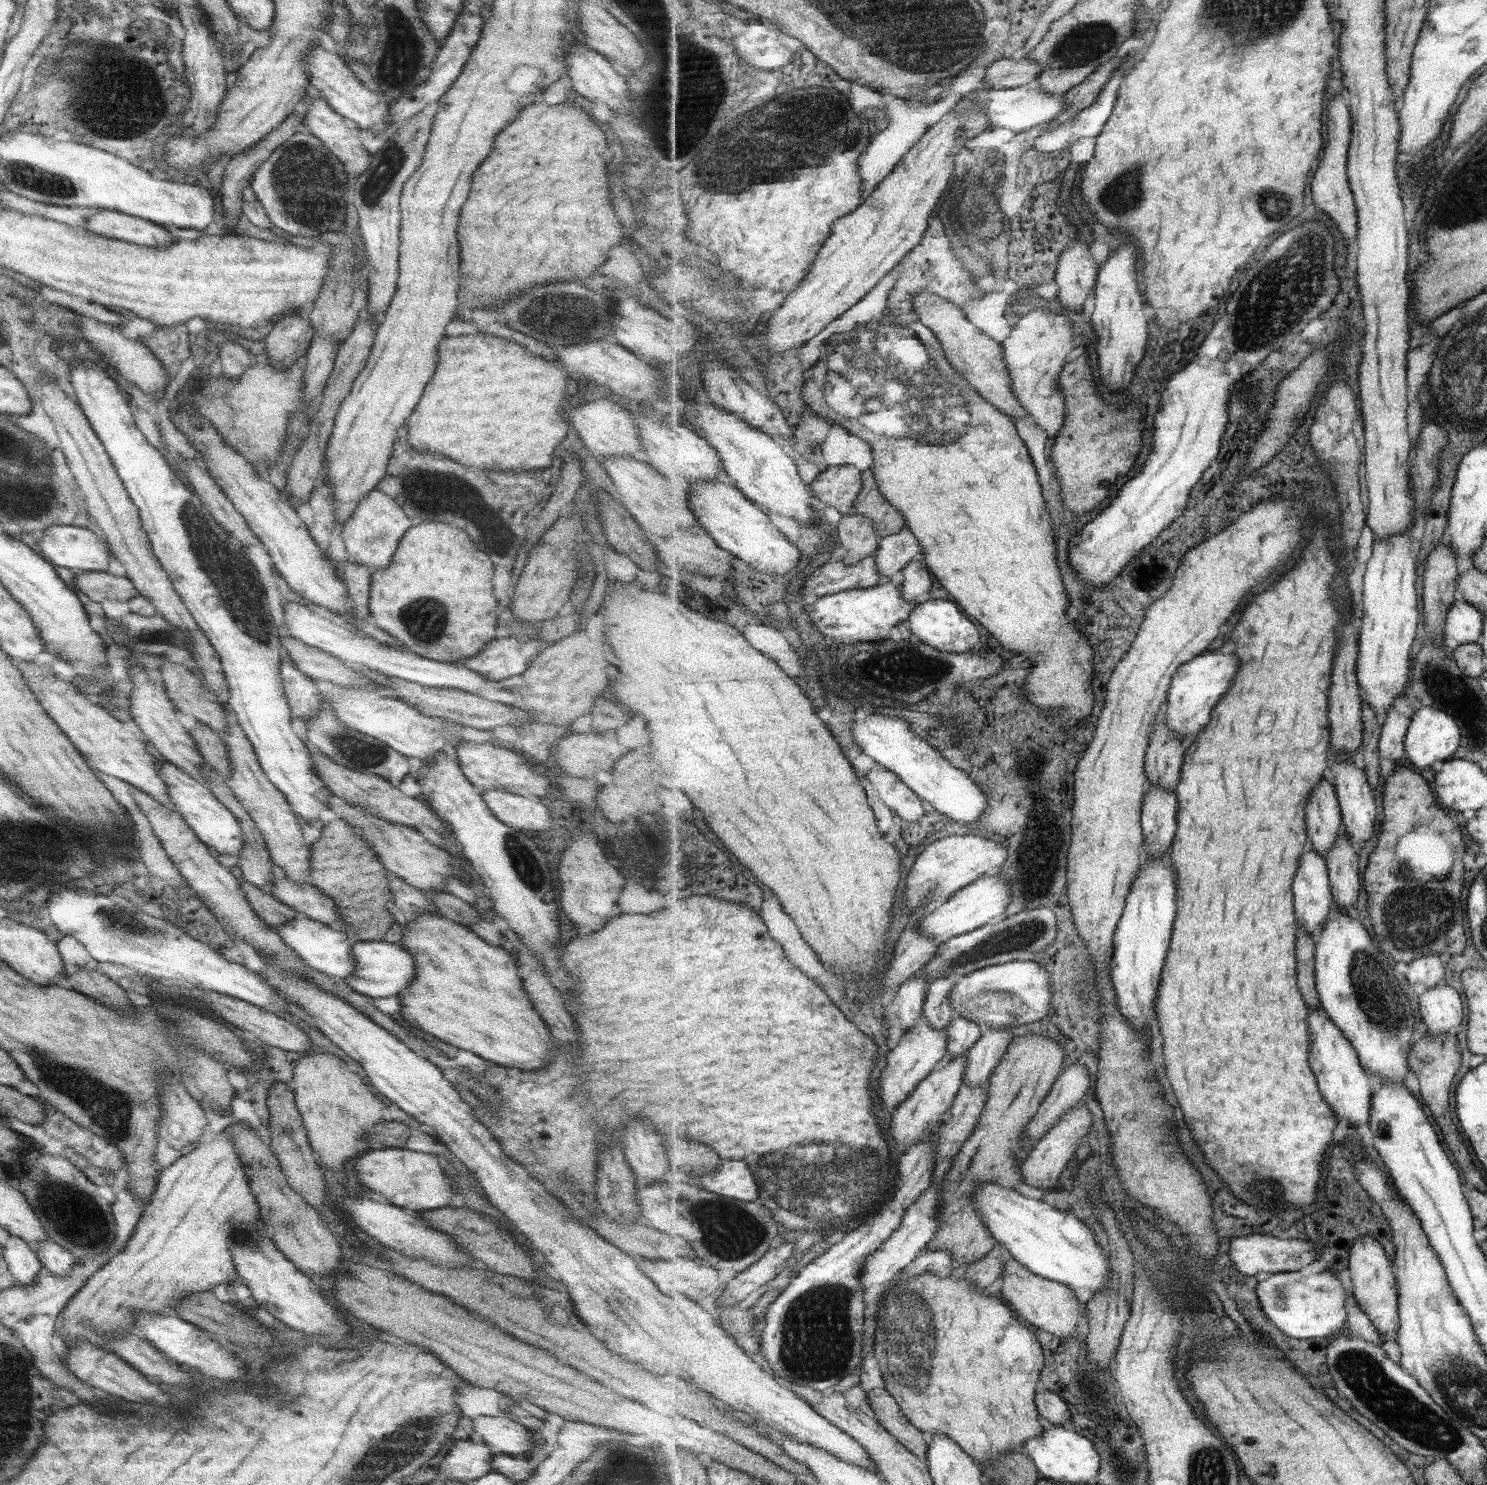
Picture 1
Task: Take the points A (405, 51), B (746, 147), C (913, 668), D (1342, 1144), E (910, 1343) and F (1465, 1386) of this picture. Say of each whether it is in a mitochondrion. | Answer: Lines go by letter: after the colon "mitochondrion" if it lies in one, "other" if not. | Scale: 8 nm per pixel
A: mitochondrion
B: mitochondrion
C: mitochondrion
D: other
E: mitochondrion
F: mitochondrion

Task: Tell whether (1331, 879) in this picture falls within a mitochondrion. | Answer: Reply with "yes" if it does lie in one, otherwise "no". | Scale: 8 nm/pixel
no

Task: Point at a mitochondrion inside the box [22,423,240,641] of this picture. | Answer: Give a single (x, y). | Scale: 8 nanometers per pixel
(41, 489)

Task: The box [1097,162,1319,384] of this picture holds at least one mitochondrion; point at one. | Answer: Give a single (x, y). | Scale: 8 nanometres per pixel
(1271, 203)

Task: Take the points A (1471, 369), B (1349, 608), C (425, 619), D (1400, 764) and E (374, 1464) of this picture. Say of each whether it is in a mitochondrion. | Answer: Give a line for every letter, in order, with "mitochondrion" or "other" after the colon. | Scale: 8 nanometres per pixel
A: mitochondrion
B: other
C: mitochondrion
D: other
E: mitochondrion

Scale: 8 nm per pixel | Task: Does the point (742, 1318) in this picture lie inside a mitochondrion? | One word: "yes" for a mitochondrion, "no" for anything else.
no

